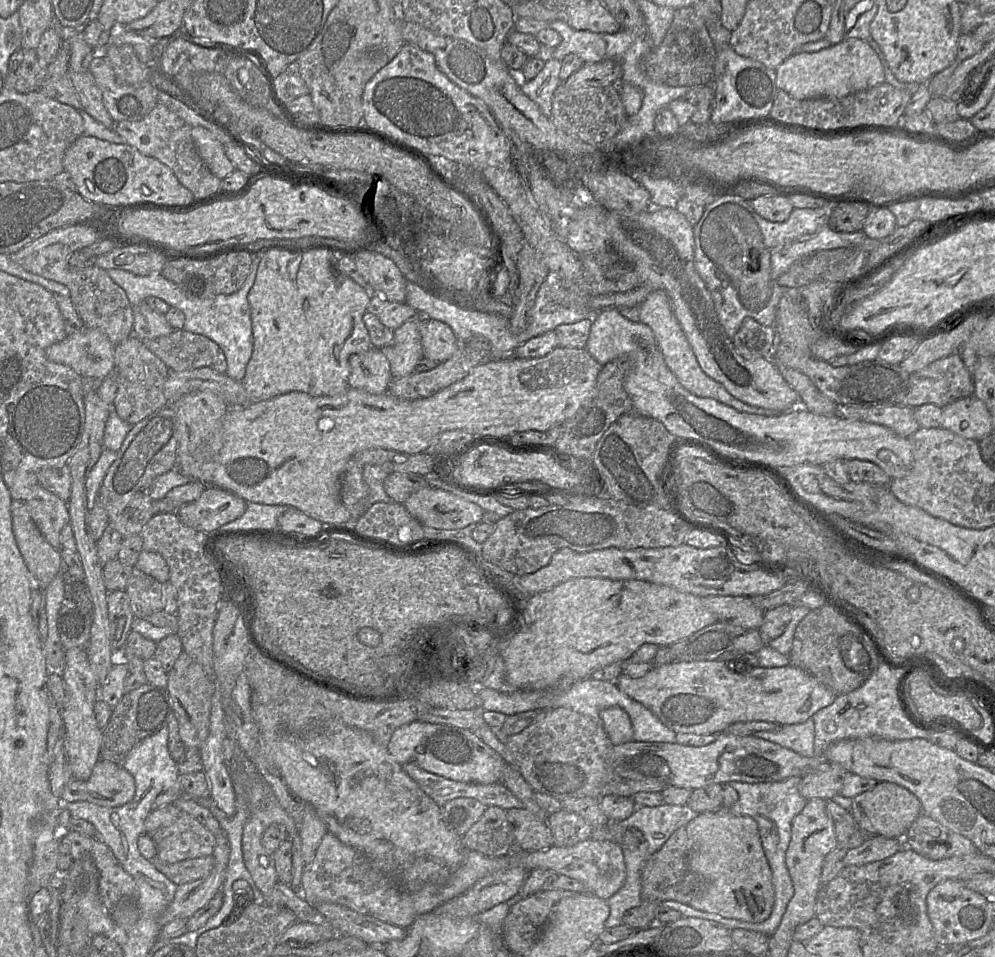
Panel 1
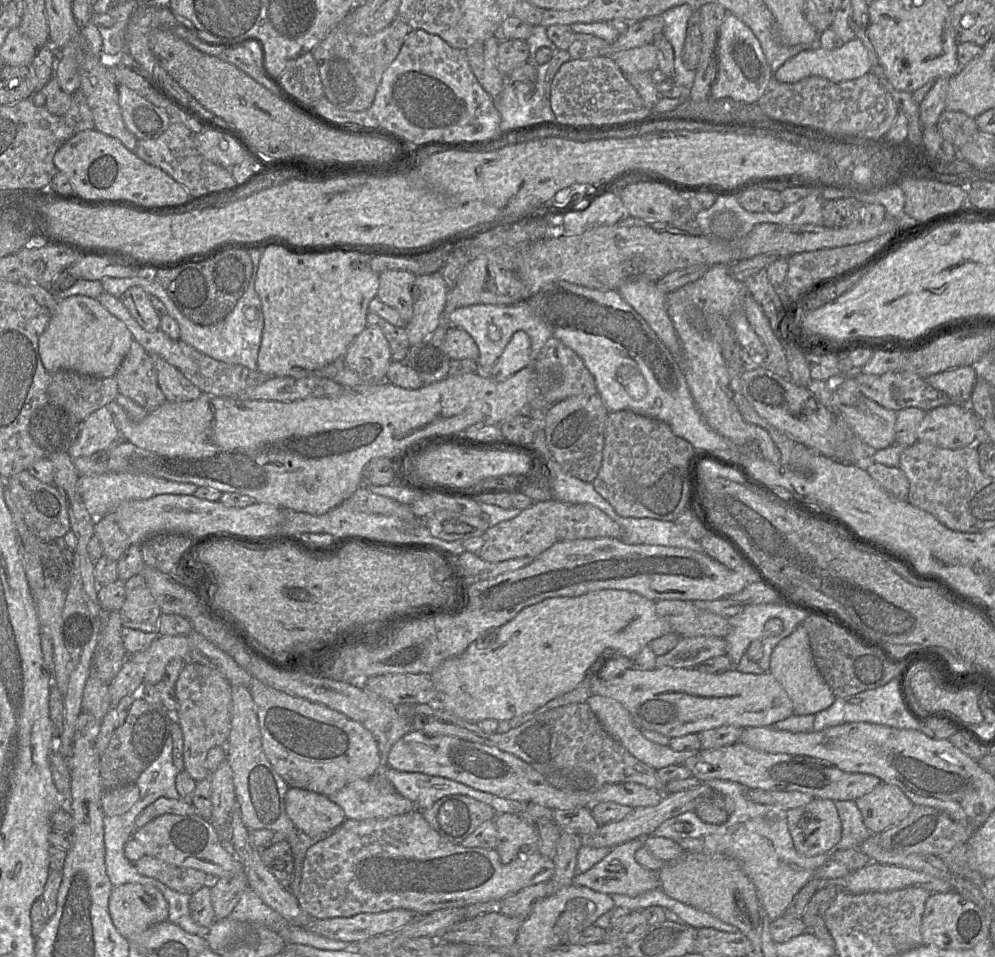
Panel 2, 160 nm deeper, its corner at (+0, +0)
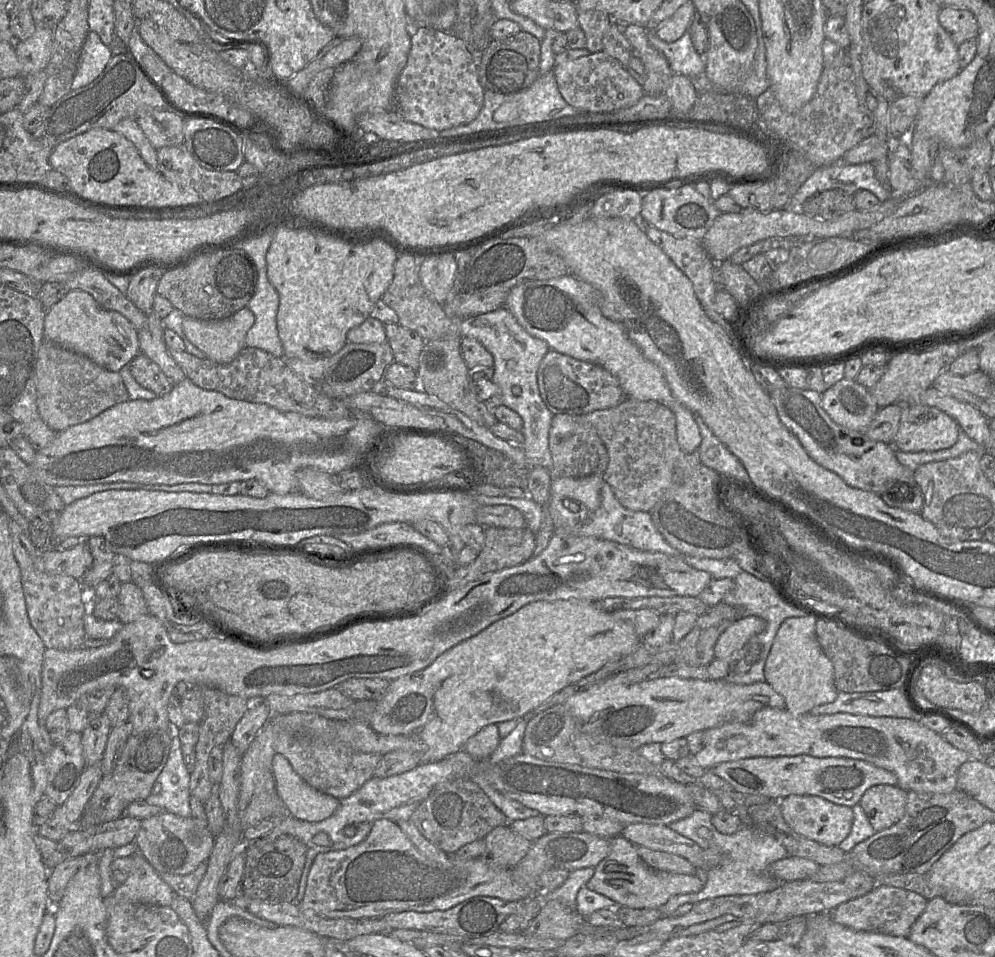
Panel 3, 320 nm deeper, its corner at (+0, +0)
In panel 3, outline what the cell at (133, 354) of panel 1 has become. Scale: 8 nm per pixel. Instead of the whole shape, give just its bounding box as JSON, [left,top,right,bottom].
[130,352,175,396]

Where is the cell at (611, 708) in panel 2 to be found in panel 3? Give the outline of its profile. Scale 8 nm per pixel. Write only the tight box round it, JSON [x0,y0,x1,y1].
[693,707,970,793]

